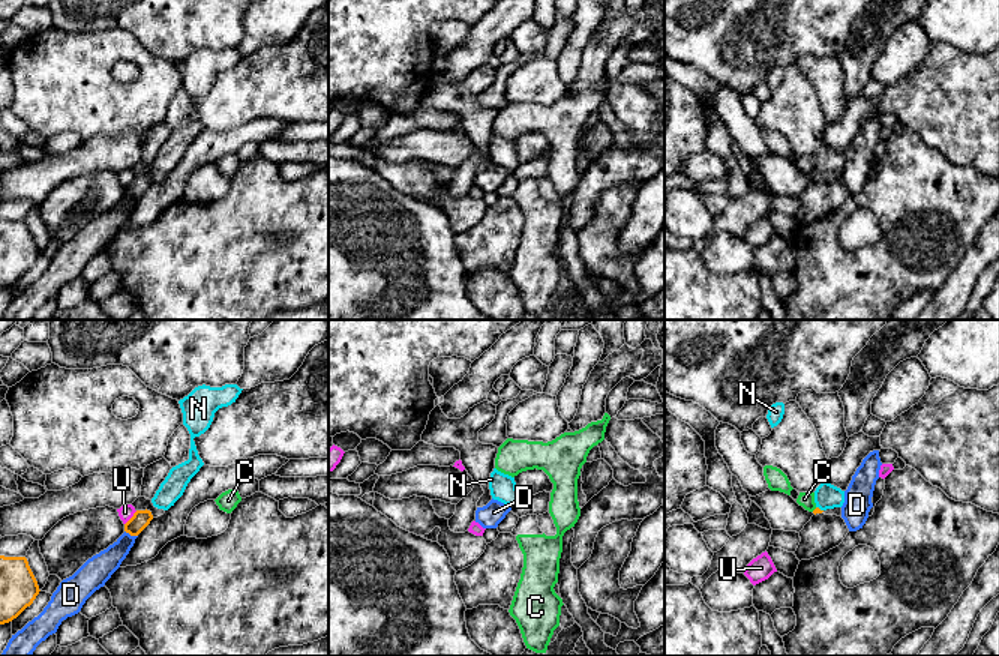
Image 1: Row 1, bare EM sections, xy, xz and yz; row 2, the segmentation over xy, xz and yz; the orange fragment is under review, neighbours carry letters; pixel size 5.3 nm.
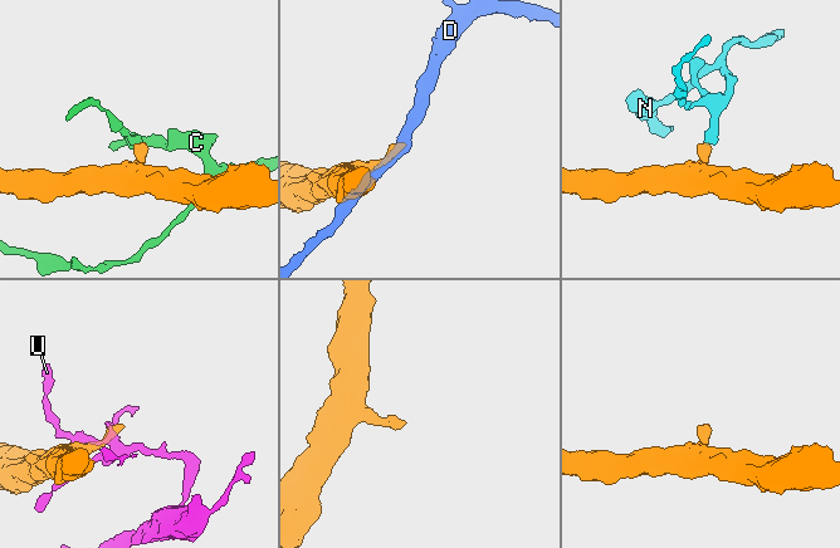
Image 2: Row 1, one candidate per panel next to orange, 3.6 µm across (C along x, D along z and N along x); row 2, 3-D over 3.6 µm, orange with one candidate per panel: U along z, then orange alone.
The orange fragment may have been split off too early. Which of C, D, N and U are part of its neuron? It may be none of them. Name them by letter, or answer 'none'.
N

